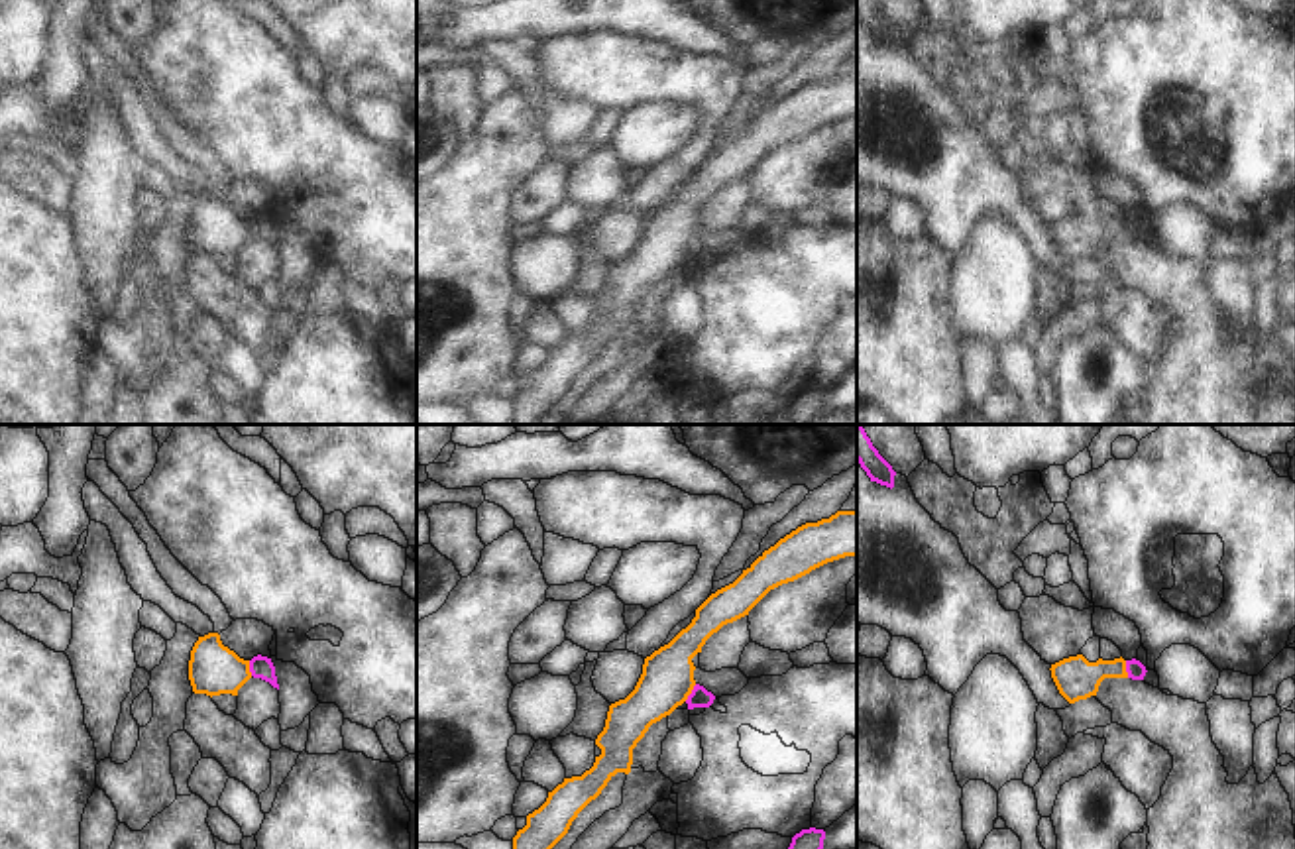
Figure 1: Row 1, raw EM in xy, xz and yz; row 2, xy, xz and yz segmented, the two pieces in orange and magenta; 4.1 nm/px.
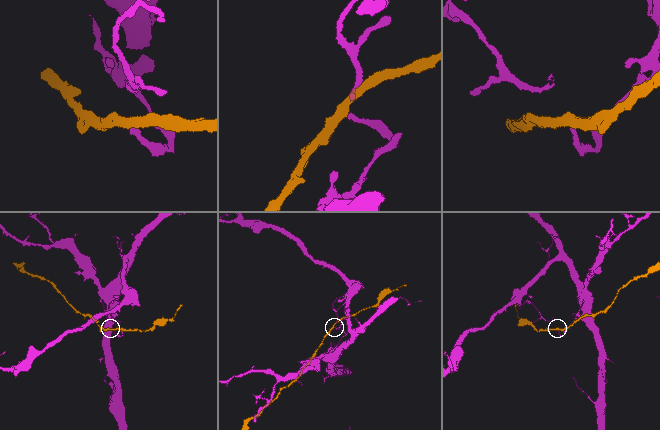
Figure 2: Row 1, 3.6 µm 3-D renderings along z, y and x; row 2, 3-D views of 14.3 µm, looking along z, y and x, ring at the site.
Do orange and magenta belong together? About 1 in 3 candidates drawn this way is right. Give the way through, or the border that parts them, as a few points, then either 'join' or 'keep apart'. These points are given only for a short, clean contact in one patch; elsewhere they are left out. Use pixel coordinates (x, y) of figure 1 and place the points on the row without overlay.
border xz (696, 244), (684, 260); keep apart

